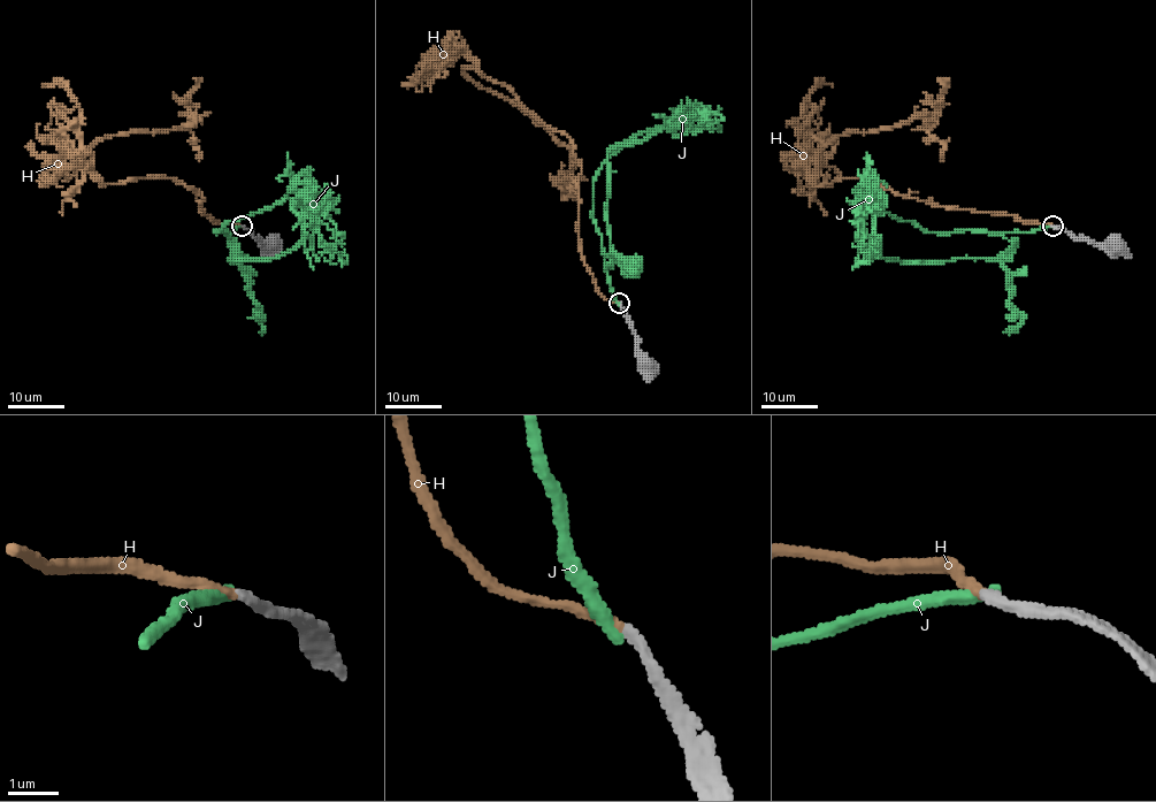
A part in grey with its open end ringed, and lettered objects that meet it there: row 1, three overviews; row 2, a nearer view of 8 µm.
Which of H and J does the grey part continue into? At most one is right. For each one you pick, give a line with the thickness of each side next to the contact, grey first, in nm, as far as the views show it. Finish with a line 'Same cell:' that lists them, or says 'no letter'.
H: 200/180 nm
Same cell: H

